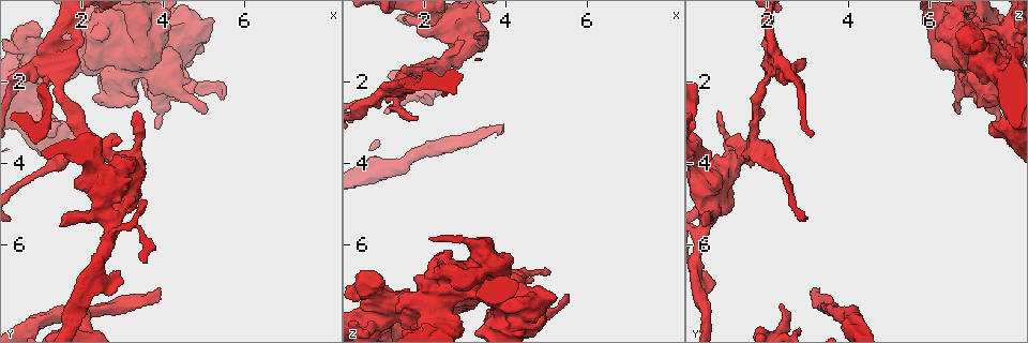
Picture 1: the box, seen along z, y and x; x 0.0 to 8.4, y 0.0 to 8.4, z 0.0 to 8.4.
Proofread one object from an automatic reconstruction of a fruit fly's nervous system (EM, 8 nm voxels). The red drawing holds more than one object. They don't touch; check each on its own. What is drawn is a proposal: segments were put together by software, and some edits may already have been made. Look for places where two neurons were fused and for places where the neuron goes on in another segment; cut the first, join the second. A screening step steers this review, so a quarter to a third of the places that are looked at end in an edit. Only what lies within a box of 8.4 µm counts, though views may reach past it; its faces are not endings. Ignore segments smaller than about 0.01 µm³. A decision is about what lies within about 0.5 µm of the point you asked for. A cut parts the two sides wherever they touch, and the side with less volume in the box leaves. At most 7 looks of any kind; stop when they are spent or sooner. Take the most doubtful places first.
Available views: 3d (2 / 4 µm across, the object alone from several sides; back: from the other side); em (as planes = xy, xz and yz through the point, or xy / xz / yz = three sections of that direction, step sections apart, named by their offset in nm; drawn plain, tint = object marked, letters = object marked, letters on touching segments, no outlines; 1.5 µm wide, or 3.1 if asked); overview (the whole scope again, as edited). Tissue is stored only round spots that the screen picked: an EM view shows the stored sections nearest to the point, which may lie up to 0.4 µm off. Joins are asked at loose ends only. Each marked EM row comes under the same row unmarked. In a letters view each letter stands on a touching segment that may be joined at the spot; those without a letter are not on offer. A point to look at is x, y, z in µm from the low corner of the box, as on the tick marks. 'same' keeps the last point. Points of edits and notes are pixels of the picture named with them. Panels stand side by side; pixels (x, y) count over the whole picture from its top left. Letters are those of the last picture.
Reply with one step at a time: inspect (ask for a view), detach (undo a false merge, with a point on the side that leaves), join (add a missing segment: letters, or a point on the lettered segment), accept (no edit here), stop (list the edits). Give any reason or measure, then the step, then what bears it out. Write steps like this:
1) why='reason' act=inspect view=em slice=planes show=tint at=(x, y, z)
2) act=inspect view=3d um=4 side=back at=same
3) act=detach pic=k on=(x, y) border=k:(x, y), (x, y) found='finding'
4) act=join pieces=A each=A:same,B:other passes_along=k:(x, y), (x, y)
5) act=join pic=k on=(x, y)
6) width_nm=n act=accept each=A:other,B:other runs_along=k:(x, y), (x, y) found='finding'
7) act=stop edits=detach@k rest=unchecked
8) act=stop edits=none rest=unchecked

why='branch stops here' act=inspect view=em slice=planes show=letters at=(3.95, 7.10, 3.10)

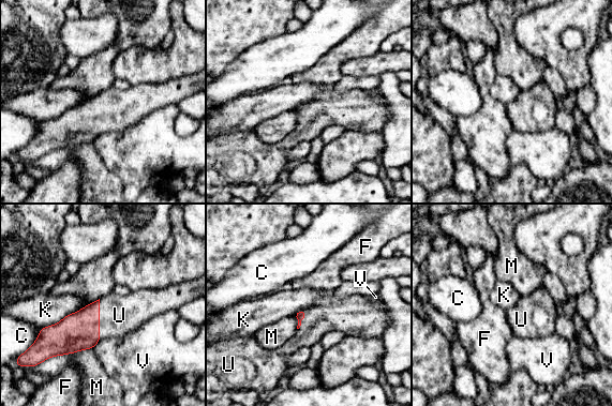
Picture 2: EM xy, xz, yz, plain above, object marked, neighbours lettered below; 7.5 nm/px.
longest_contact=K:380nm act=join pieces=U each=C:other,F:other,K:other,M:other,U:same,V:other found='it goes on there'

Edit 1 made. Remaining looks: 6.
act=inspect view=overview

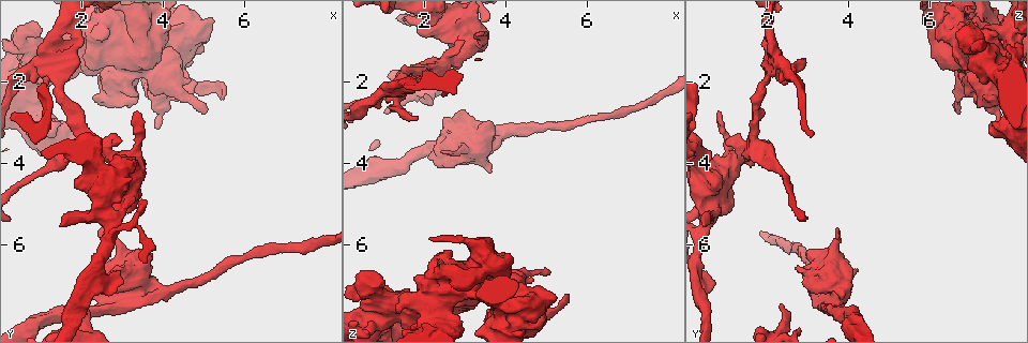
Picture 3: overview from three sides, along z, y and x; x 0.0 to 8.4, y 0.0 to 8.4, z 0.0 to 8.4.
why='abrupt turn' act=inspect view=em slice=planes show=letters at=(1.40, 1.50, 2.20)

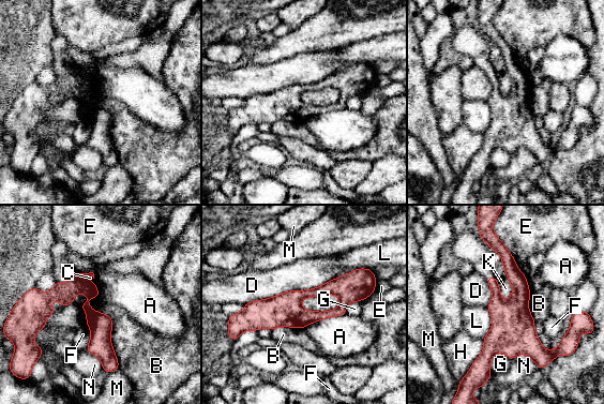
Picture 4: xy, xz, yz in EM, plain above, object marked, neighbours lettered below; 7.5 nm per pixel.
width_nm=60 act=accept each=A:other,B:other,C:other,D:other,E:other,F:other,G:other,H:other,K:other,L:other,M:other,N:other found='all the same neuron'

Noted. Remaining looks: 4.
act=stop edits=join@2 rest=unchecked

